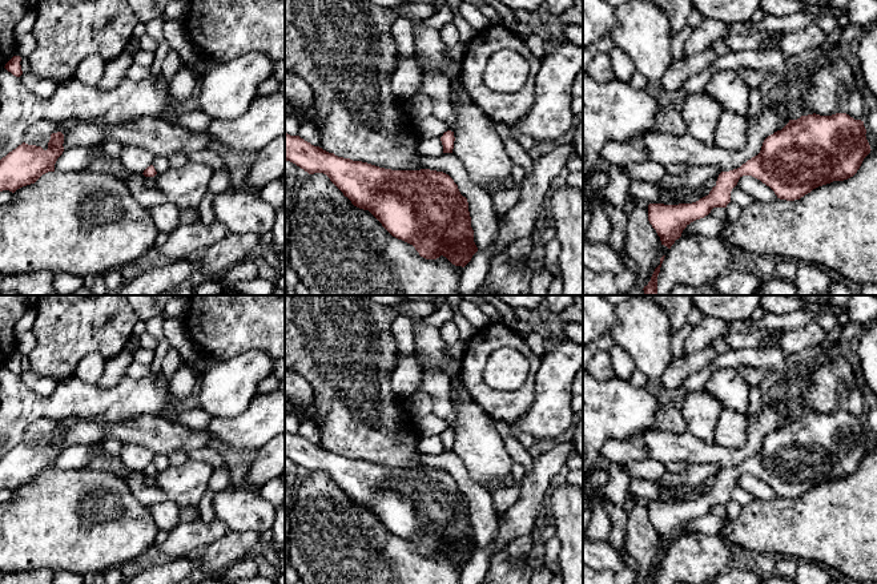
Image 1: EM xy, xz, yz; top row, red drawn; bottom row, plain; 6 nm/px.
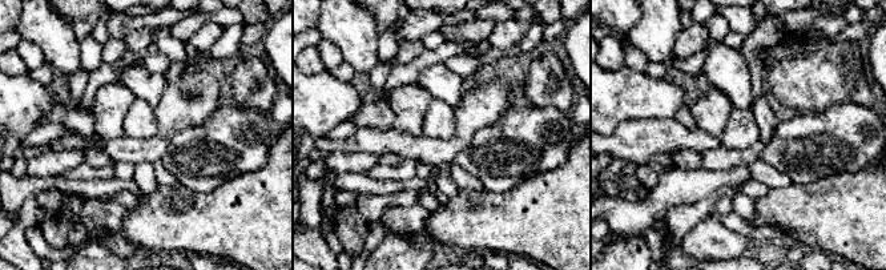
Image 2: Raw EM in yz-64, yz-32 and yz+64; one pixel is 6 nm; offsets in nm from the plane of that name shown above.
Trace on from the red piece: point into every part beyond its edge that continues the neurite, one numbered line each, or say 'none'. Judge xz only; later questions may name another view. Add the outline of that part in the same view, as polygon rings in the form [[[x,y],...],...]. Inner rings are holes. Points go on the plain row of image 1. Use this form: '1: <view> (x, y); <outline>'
none

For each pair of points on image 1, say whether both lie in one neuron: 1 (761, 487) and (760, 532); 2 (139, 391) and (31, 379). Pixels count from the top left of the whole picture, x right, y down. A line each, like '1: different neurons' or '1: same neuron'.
1: different neurons
2: different neurons

